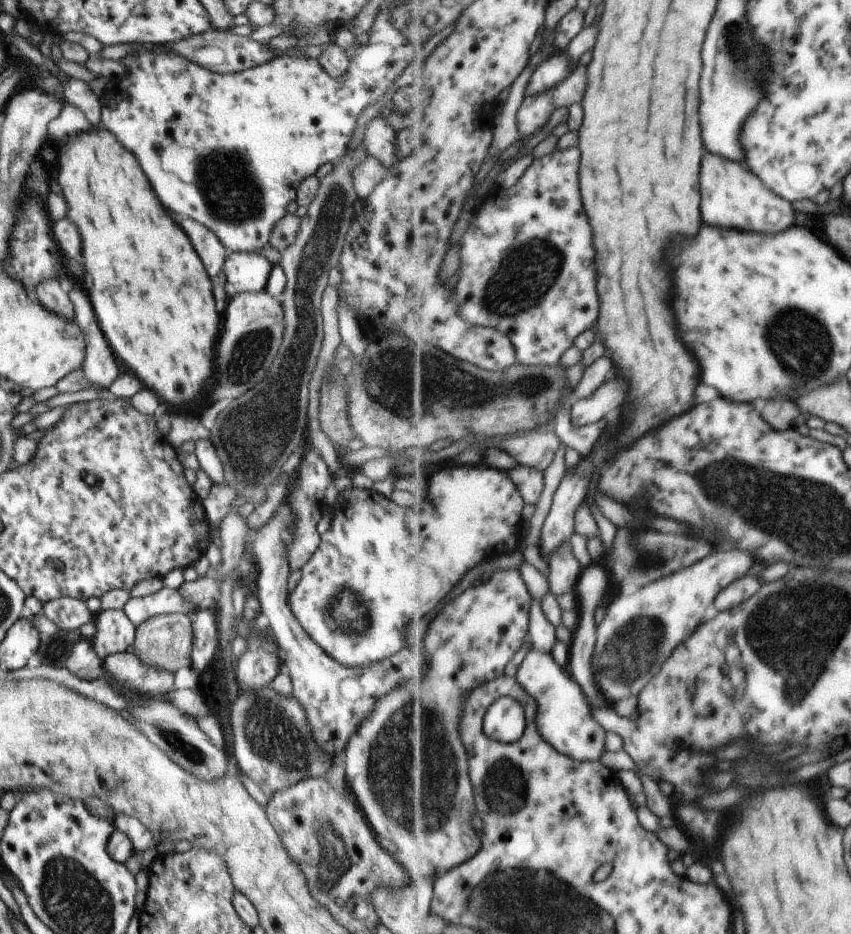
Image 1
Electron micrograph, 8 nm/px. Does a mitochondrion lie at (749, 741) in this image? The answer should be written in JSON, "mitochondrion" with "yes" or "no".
{"mitochondrion":"no"}

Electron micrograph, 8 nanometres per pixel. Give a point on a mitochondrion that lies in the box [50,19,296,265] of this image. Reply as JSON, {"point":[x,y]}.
{"point":[233,194]}

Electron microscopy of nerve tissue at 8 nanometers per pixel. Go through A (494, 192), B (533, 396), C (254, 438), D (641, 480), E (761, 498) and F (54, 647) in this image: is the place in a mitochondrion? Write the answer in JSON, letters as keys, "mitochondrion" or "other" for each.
{"A":"other","B":"mitochondrion","C":"mitochondrion","D":"other","E":"mitochondrion","F":"mitochondrion"}

